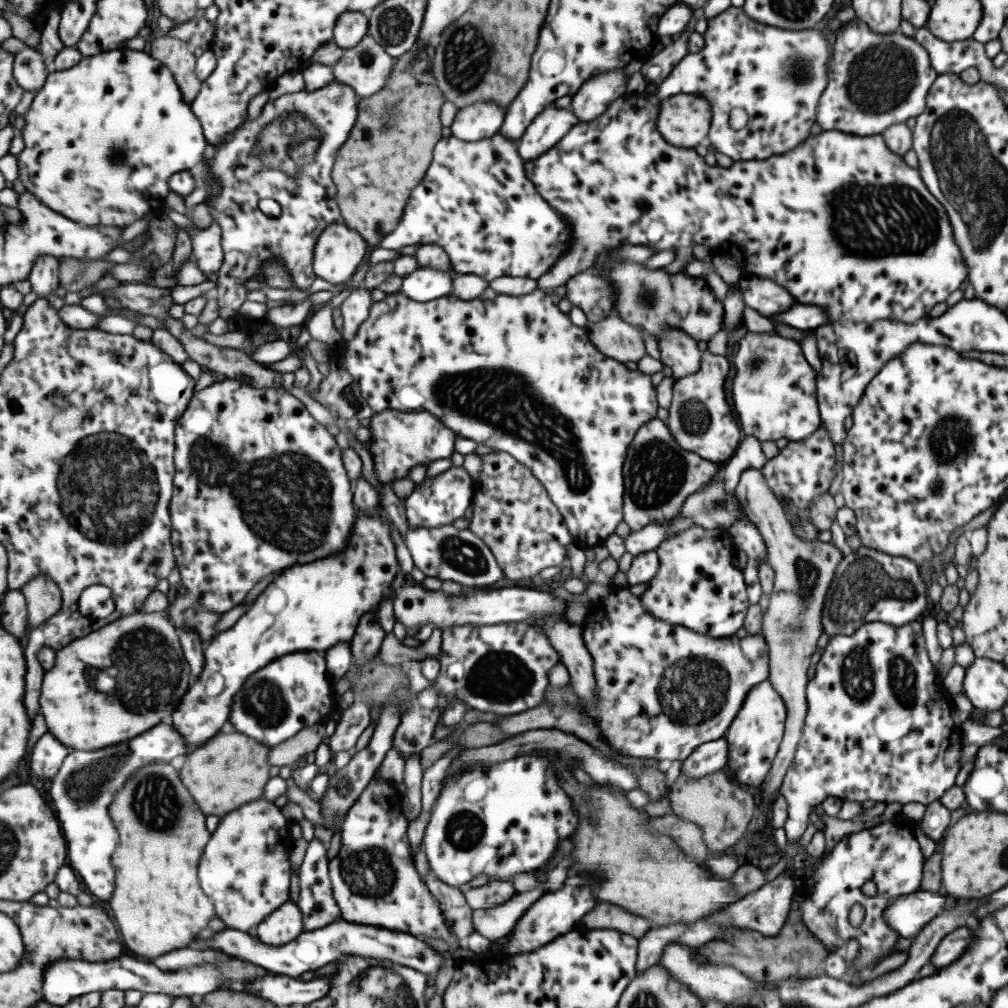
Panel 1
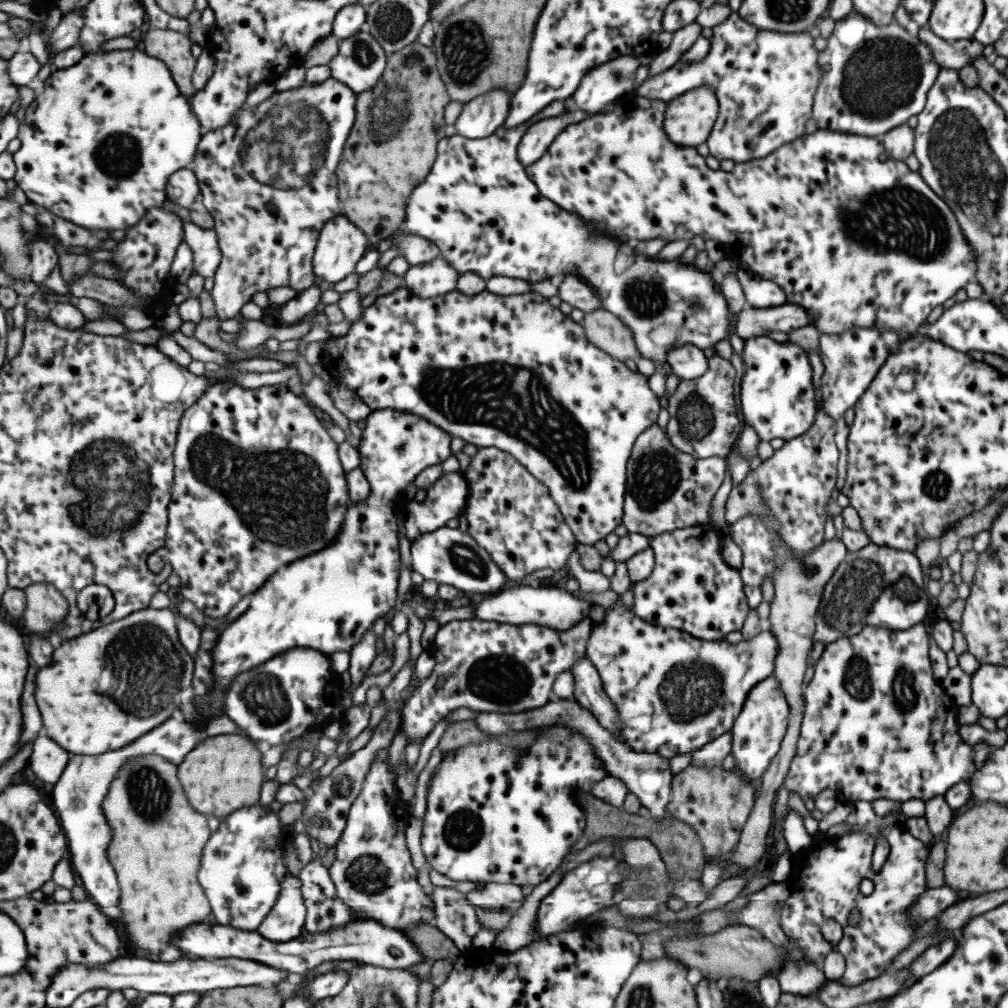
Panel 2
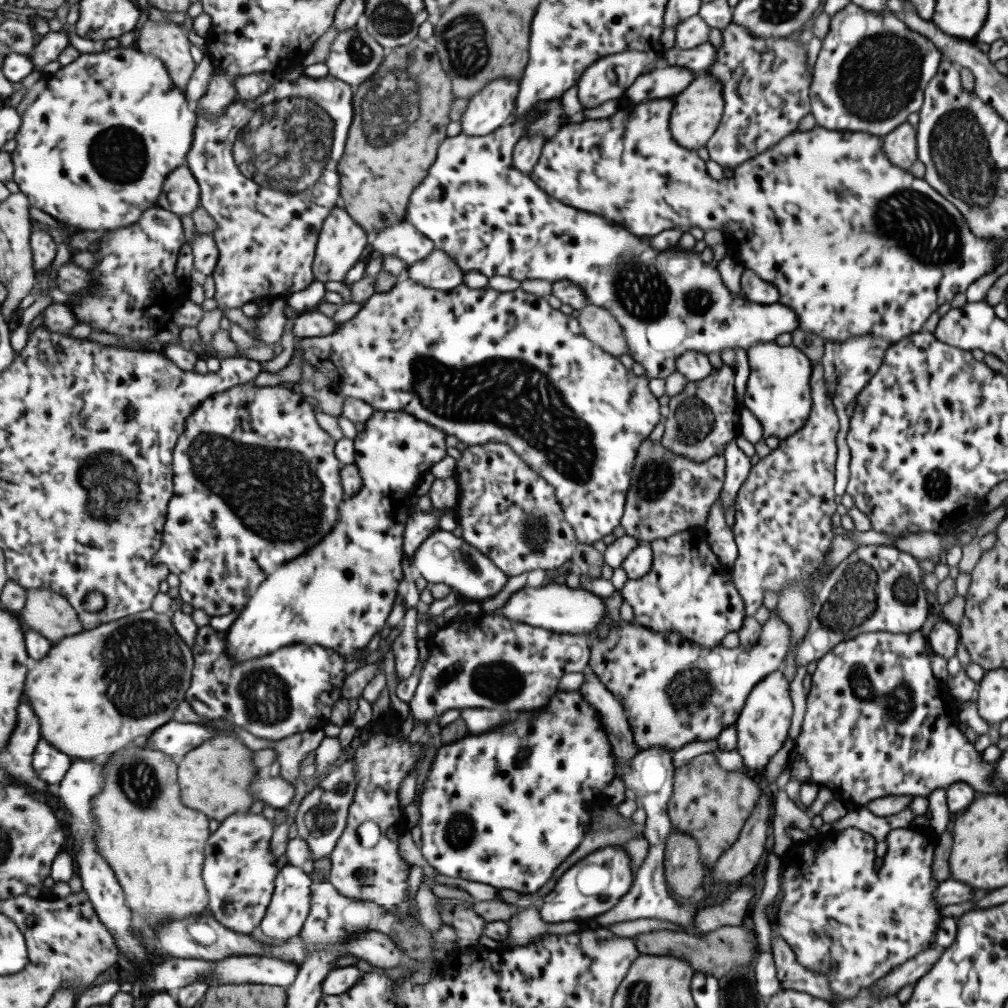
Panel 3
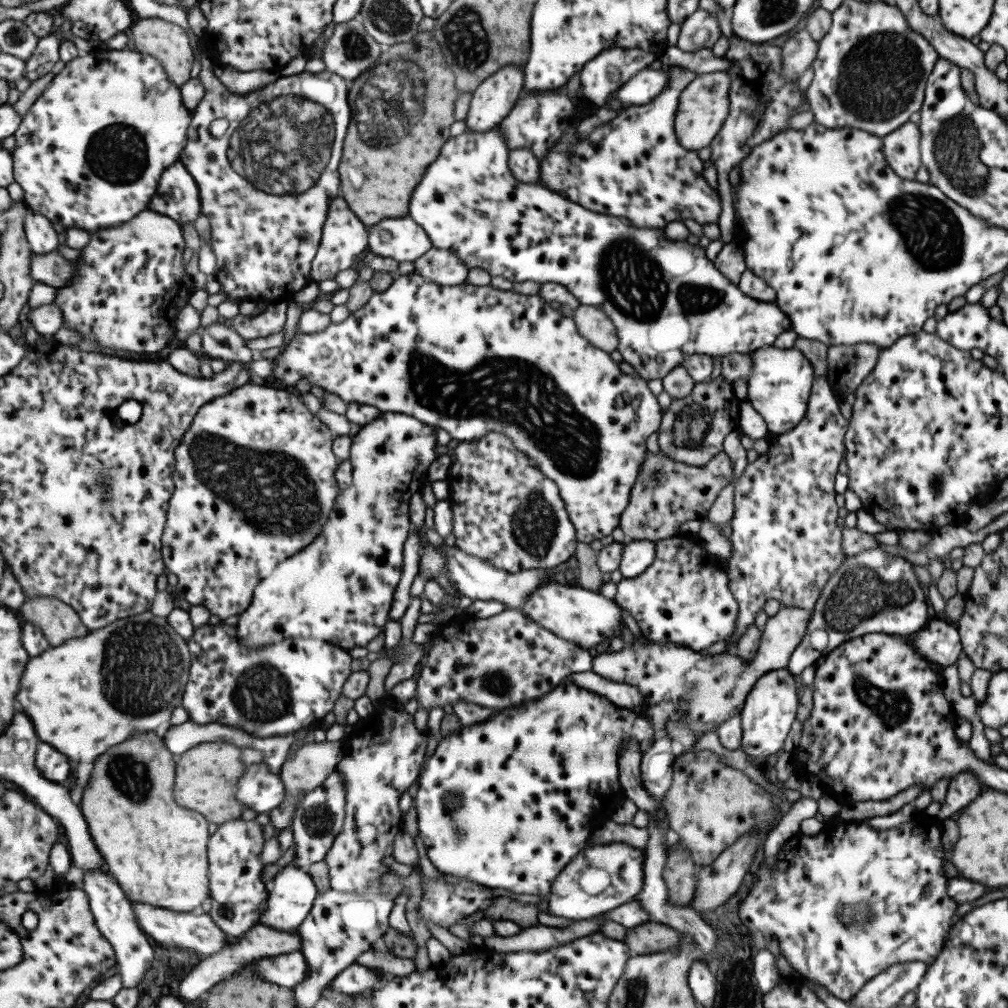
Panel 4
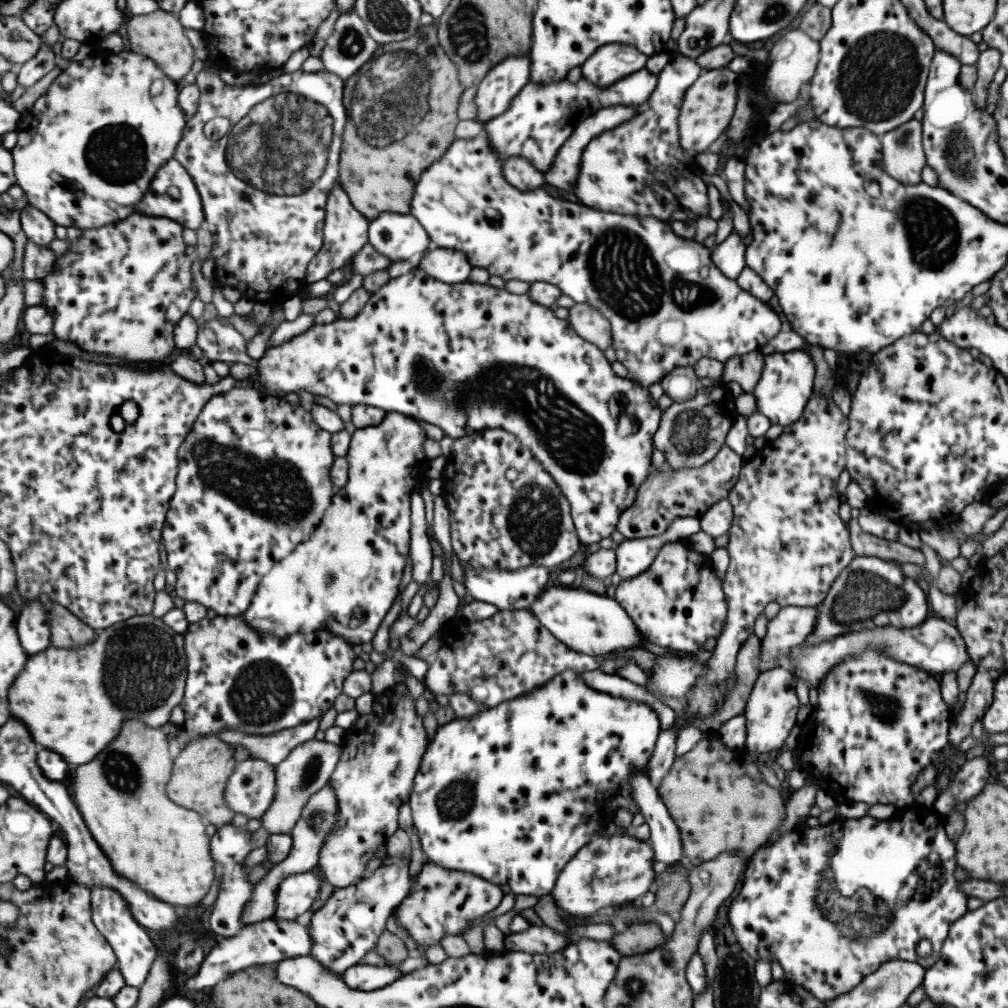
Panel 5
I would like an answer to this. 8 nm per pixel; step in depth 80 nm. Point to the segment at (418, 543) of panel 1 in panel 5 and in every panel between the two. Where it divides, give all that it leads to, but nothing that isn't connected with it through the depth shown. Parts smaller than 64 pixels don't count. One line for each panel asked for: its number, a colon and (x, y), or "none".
2: (448, 556)
3: (445, 558)
4: (475, 578)
5: (509, 589)

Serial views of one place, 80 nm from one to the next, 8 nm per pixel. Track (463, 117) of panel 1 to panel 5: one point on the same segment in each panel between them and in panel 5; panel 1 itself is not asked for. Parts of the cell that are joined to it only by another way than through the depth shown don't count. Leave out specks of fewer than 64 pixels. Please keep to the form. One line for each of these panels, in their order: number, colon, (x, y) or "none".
2: (483, 116)
3: (494, 106)
4: (494, 99)
5: (496, 93)

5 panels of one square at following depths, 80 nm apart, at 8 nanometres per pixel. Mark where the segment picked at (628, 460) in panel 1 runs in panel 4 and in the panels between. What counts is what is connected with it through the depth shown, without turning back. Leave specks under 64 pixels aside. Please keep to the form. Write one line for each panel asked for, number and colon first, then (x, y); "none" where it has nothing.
2: (665, 489)
3: (668, 493)
4: (665, 493)

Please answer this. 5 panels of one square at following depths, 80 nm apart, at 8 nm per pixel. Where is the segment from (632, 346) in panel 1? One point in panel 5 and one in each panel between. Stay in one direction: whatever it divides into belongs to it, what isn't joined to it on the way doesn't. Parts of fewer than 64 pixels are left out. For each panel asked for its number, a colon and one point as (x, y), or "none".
2: (602, 329)
3: (598, 326)
4: (591, 322)
5: (588, 323)

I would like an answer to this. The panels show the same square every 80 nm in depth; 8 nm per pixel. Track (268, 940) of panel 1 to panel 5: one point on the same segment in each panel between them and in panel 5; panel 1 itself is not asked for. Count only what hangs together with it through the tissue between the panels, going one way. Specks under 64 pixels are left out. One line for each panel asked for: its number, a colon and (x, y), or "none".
2: (287, 921)
3: (285, 919)
4: (294, 893)
5: (297, 893)

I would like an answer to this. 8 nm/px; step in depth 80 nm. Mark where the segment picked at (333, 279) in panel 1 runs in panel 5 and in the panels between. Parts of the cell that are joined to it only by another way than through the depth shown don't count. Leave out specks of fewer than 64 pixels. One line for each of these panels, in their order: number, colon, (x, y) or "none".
2: (342, 244)
3: (343, 240)
4: (346, 237)
5: (347, 229)

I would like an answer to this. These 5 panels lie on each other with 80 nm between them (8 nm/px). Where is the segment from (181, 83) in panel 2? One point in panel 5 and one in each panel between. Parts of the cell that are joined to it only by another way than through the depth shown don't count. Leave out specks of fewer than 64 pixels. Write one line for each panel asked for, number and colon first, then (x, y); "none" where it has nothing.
3: (168, 41)
4: (167, 41)
5: (160, 35)

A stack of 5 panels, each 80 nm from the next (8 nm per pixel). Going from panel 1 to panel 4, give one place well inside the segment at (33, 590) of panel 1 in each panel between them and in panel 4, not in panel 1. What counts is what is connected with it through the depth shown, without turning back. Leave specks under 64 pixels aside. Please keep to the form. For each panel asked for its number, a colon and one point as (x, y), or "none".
2: (47, 607)
3: (46, 611)
4: (60, 622)

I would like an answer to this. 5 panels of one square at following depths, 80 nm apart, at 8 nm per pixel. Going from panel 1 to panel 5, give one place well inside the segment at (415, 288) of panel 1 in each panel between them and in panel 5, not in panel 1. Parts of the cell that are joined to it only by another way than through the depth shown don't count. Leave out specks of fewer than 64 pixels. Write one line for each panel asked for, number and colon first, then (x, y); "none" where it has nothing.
2: (439, 276)
3: (440, 271)
4: (445, 268)
5: (451, 266)

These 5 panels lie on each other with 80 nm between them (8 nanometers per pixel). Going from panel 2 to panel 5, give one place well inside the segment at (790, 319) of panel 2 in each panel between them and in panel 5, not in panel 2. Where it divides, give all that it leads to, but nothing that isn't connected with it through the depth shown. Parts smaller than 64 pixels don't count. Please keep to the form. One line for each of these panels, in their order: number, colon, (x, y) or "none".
3: (475, 204)
4: (667, 302)
5: (667, 304)

